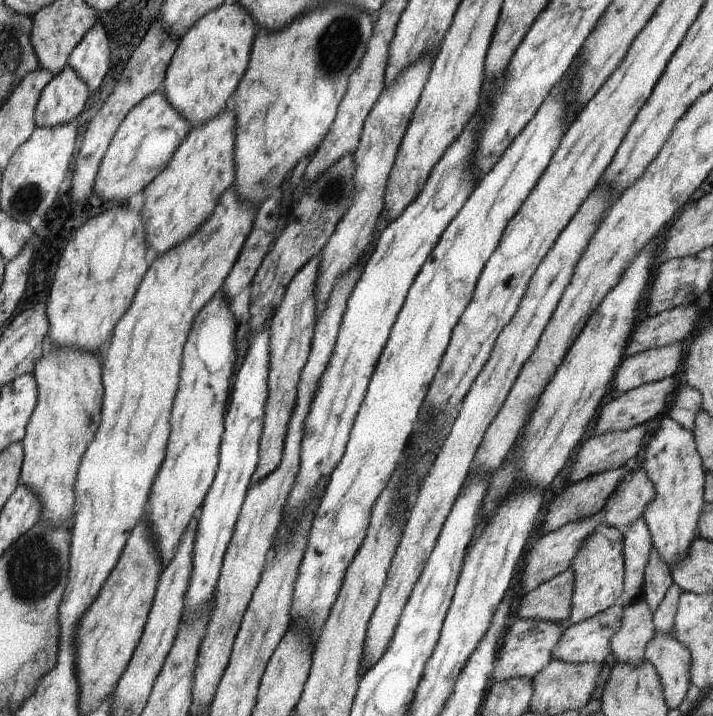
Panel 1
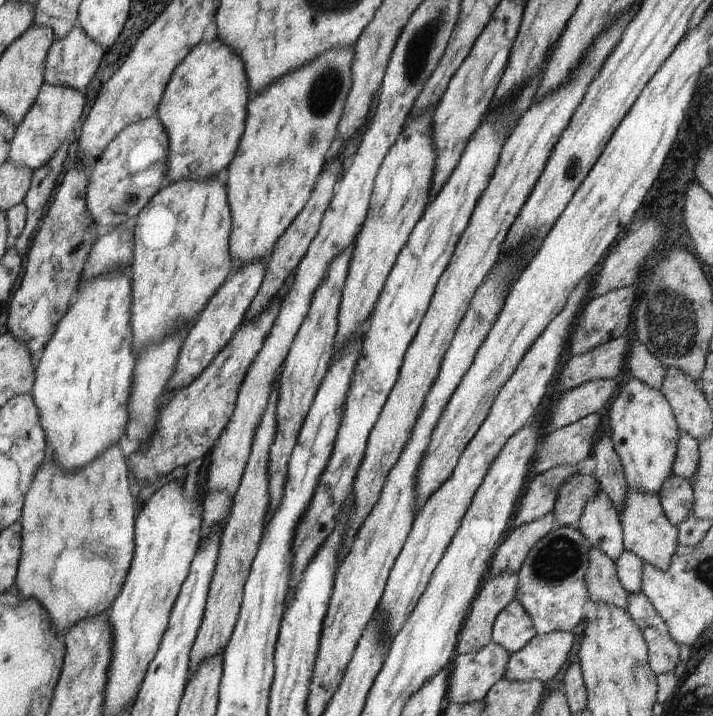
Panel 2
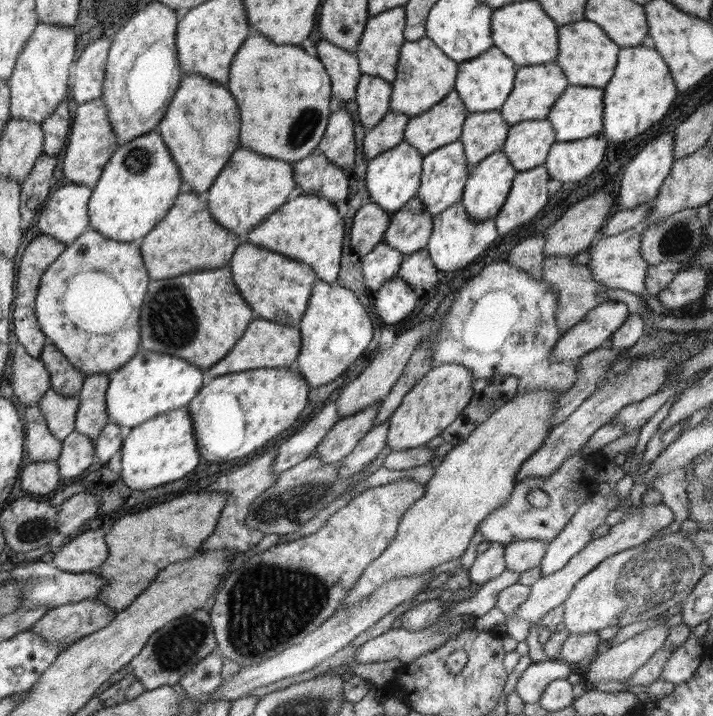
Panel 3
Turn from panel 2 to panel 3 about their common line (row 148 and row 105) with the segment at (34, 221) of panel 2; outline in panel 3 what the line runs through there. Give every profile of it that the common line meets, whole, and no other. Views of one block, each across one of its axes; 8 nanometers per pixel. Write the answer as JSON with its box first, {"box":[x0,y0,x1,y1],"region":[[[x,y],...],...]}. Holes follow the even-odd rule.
{"box":[40,101,72,157],"region":[[[62,101],[57,107],[56,112],[48,116],[40,126],[44,133],[44,153],[51,157],[58,156],[60,150],[66,146],[72,124],[67,101]]]}

